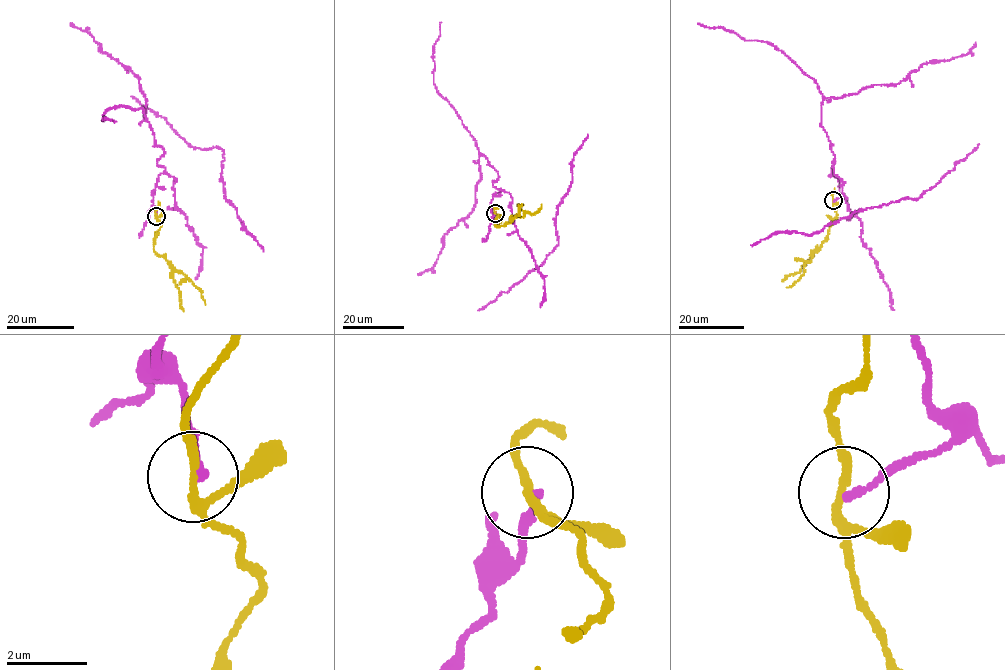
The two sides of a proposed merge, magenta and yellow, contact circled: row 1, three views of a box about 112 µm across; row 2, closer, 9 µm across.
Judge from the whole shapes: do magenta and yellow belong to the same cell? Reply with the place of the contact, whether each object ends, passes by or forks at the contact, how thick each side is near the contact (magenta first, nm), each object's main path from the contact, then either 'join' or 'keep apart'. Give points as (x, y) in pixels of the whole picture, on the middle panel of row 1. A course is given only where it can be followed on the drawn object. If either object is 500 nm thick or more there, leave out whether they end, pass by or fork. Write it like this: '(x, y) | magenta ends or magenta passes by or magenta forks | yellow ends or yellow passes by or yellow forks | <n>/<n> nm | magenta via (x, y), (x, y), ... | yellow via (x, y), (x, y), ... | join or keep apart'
(495, 213) | magenta ends | yellow forks | 190/160 nm | magenta via (495, 213), (498, 173), (482, 154), (472, 211), (444, 235), (434, 265), (417, 274) | yellow via (495, 213), (501, 222), (495, 226), (505, 225), (513, 216), (536, 212), (541, 204) | keep apart

